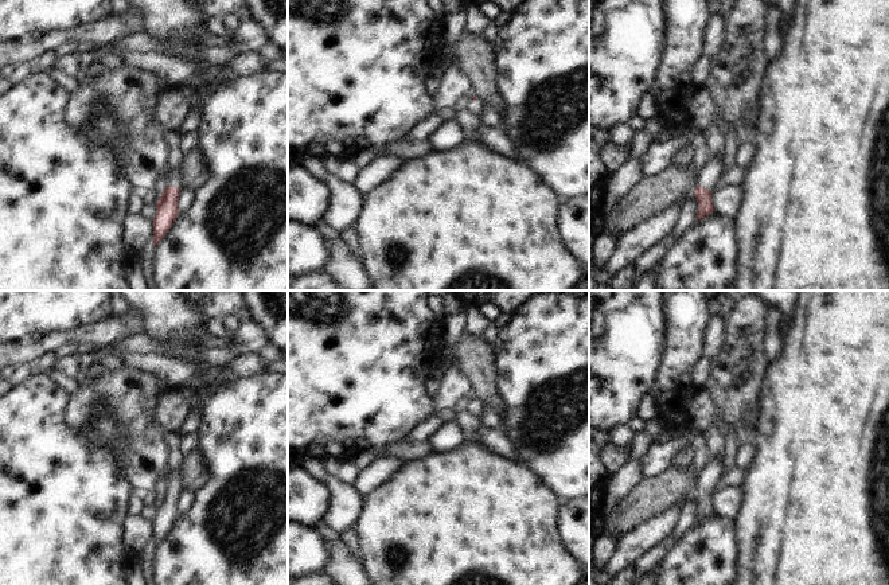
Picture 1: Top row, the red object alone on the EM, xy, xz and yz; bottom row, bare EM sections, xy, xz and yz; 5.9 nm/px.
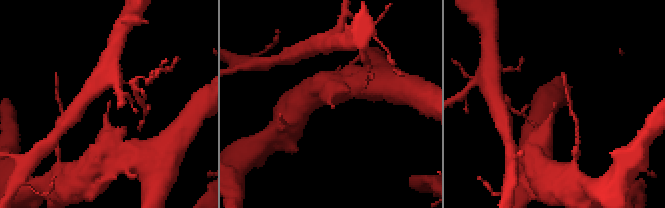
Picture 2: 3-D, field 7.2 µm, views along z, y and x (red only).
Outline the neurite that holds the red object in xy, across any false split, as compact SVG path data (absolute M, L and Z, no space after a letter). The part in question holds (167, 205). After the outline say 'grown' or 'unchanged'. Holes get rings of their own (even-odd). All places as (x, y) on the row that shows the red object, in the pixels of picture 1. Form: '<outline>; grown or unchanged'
M175 160L167 169L167 187L160 195L156 207L156 217L153 218L153 247L167 235L178 212L178 199L180 195L180 172Z; grown

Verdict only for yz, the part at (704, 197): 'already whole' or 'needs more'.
needs more

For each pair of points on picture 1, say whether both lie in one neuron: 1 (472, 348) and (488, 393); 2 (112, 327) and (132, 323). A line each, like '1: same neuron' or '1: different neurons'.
1: same neuron
2: same neuron

